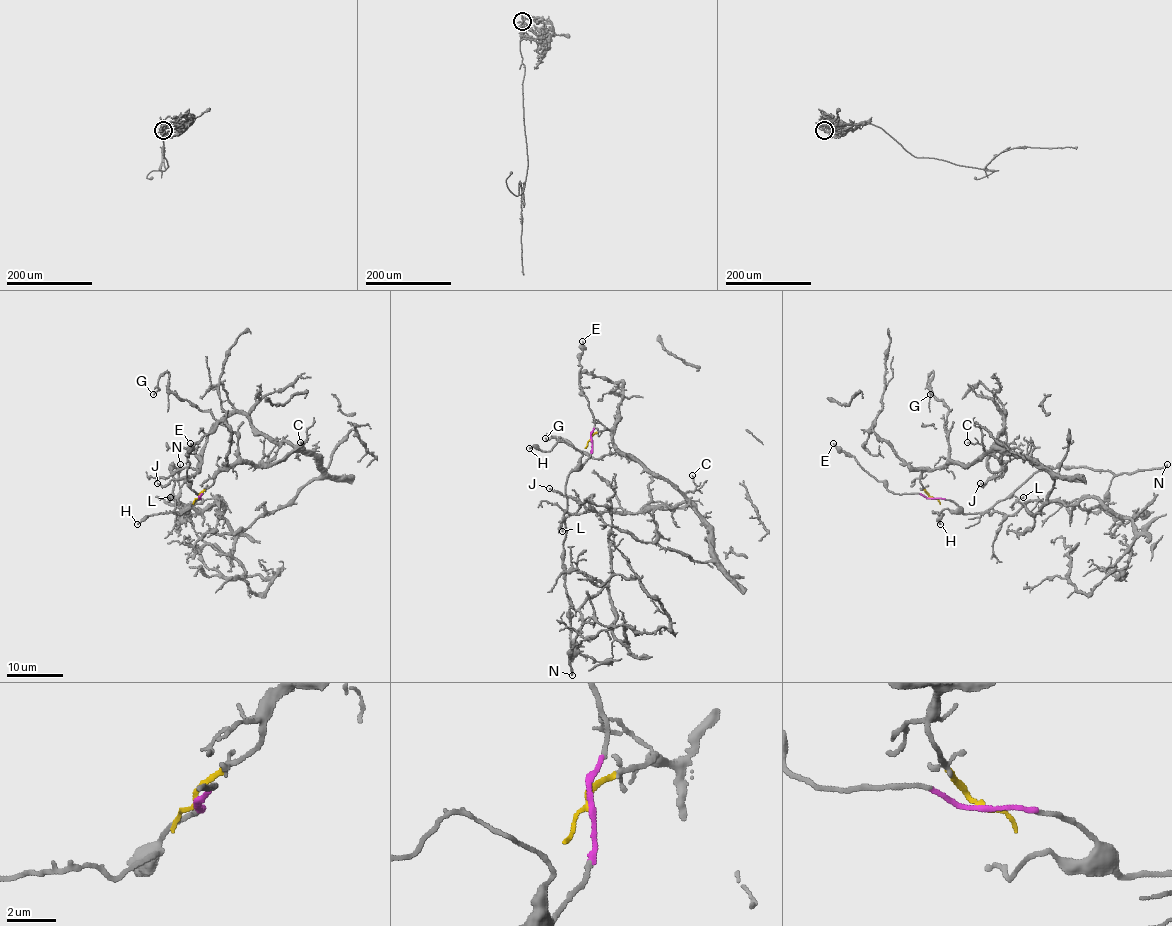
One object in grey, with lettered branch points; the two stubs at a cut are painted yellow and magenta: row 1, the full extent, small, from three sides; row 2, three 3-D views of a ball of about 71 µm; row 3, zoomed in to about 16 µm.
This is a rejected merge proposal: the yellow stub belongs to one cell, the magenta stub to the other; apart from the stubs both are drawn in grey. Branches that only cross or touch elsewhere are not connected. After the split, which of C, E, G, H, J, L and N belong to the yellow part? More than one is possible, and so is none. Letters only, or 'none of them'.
C, G, J

